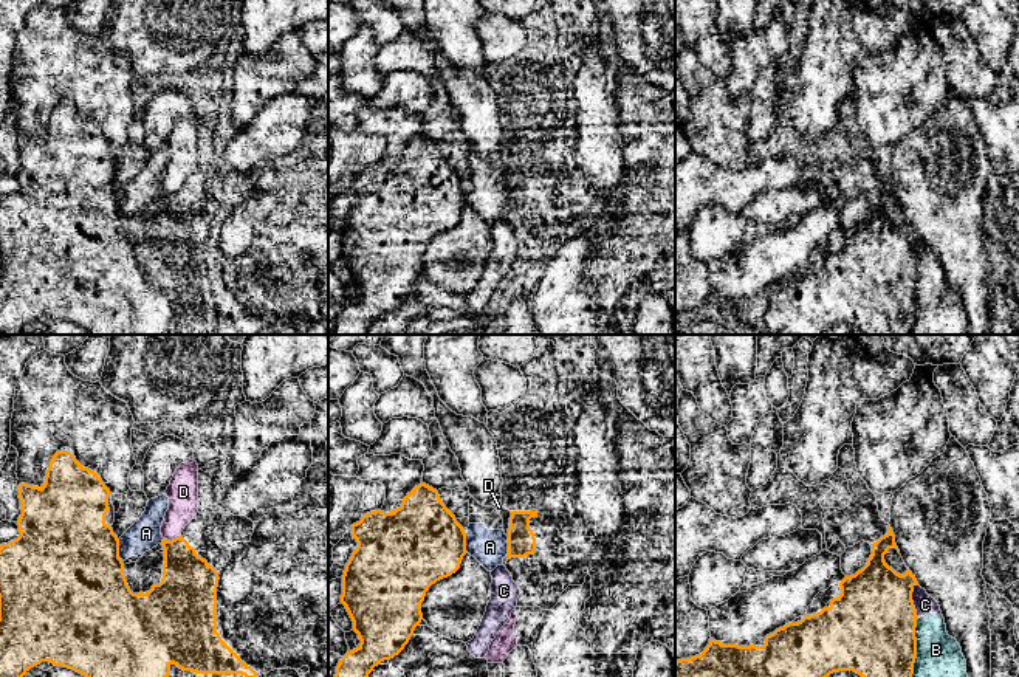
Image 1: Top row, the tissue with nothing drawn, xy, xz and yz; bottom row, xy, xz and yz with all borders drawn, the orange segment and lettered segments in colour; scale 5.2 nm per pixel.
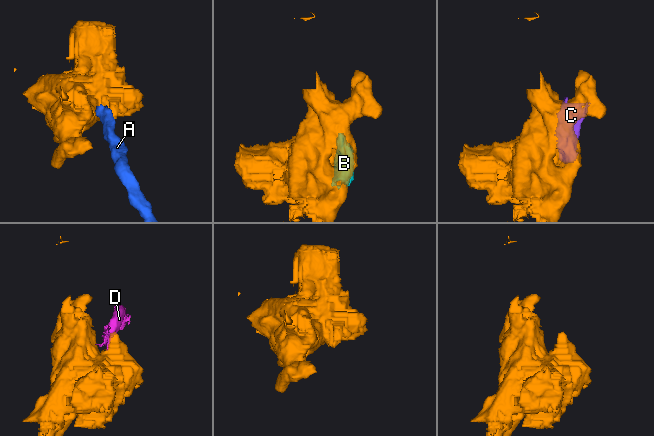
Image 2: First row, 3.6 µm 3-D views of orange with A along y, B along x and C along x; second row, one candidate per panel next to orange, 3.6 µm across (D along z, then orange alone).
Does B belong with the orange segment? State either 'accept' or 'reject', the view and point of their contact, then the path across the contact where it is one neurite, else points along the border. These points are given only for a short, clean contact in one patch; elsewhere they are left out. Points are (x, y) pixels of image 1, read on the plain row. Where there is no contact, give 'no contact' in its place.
reject | yz (916, 302)

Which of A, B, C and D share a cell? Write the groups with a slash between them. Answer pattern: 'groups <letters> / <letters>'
groups A / B C / D

